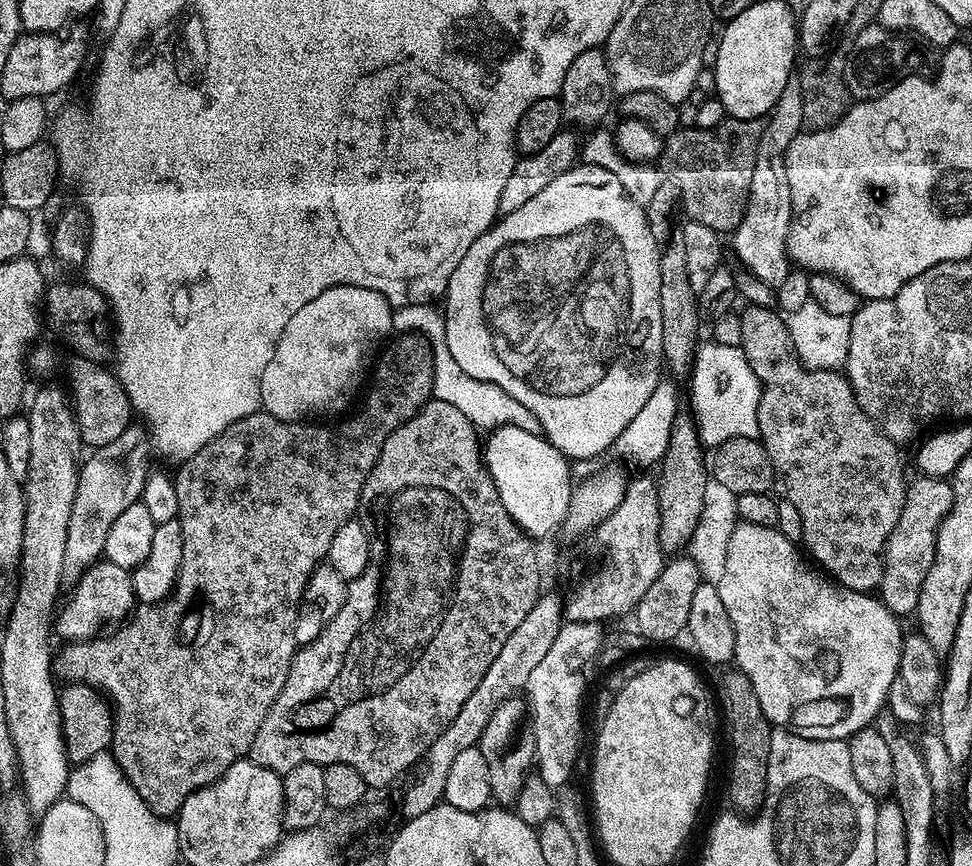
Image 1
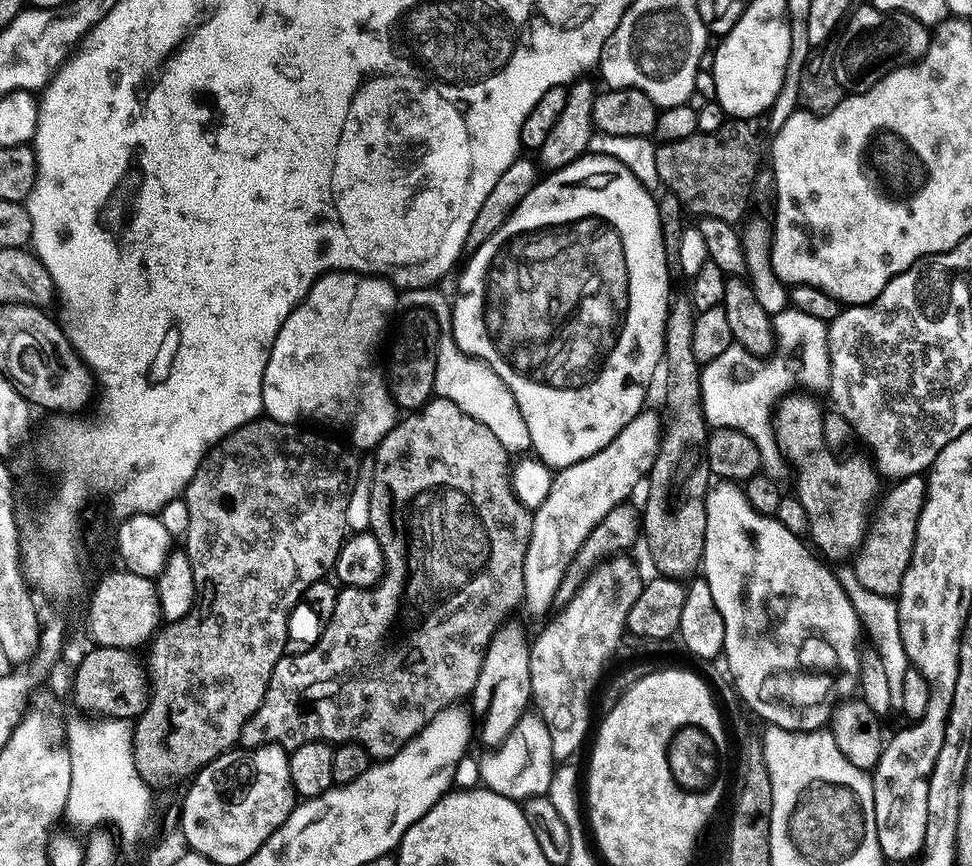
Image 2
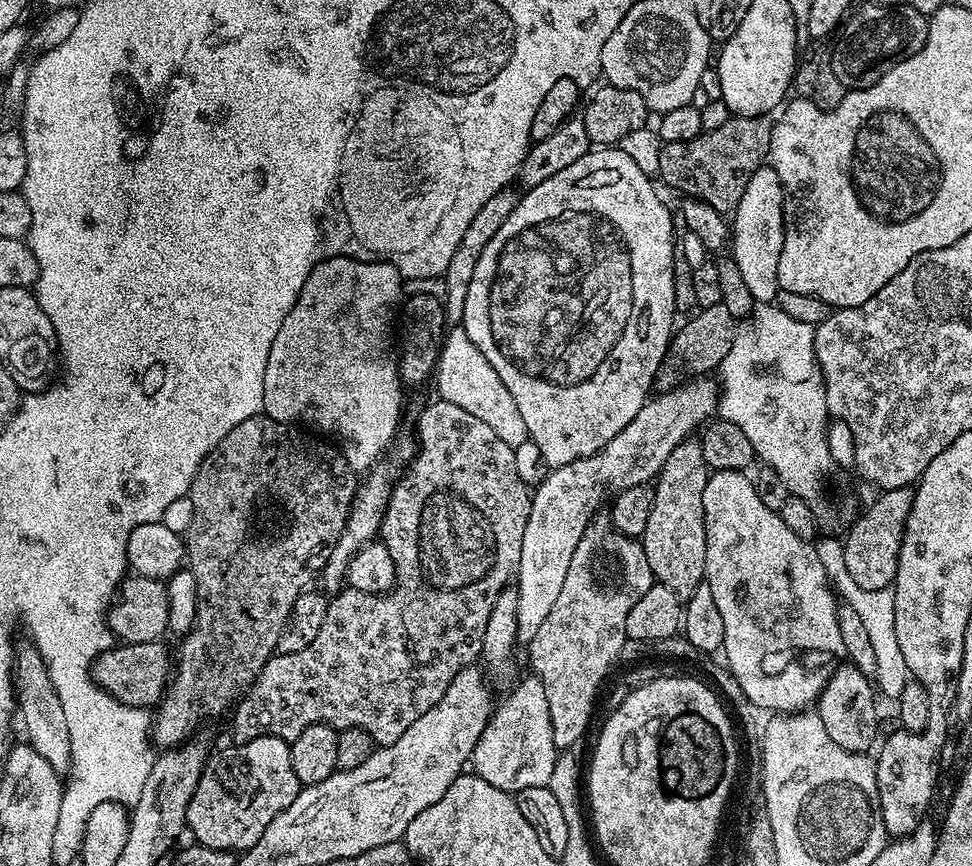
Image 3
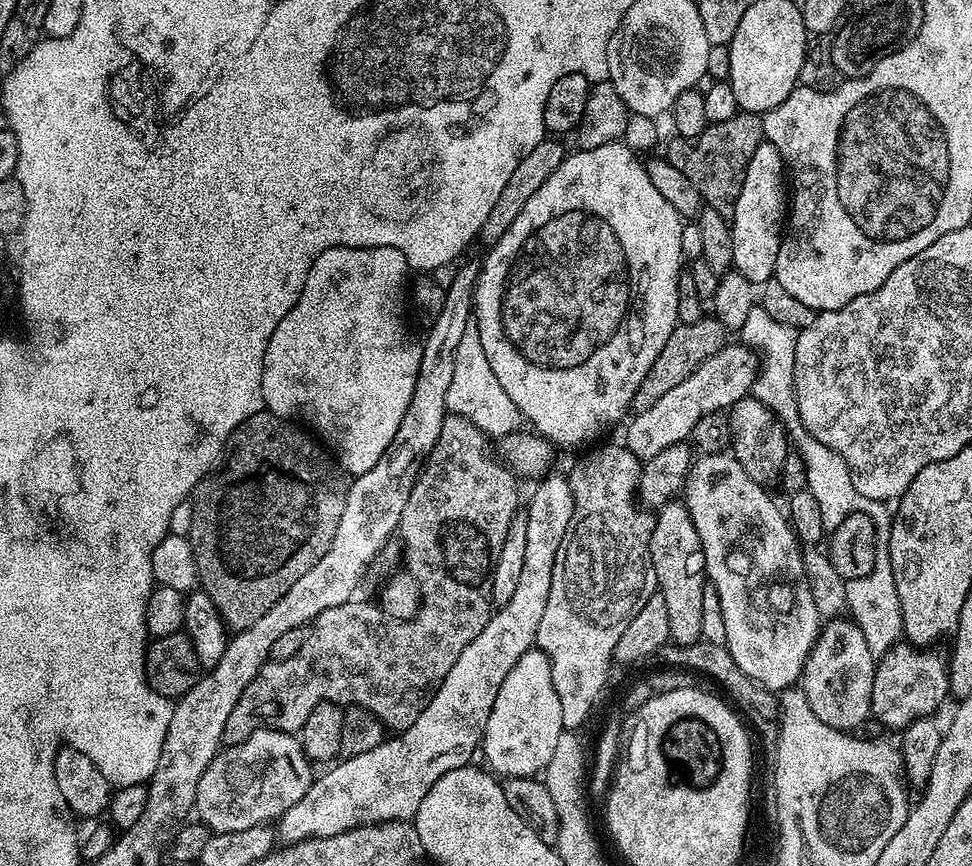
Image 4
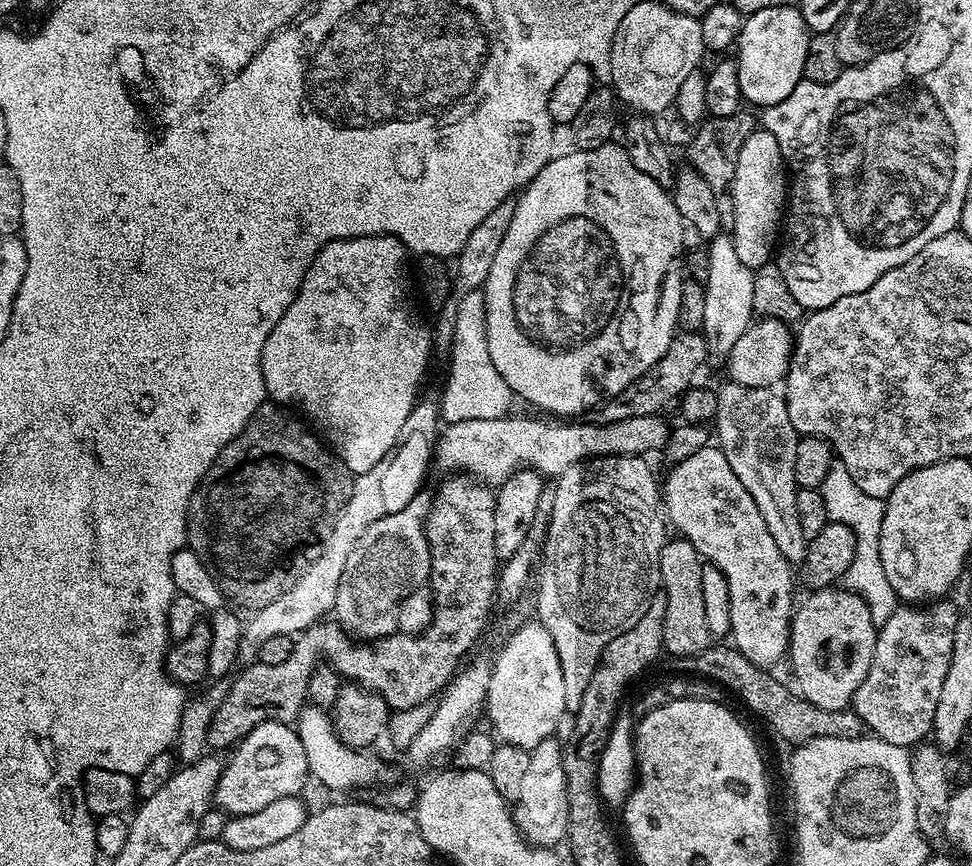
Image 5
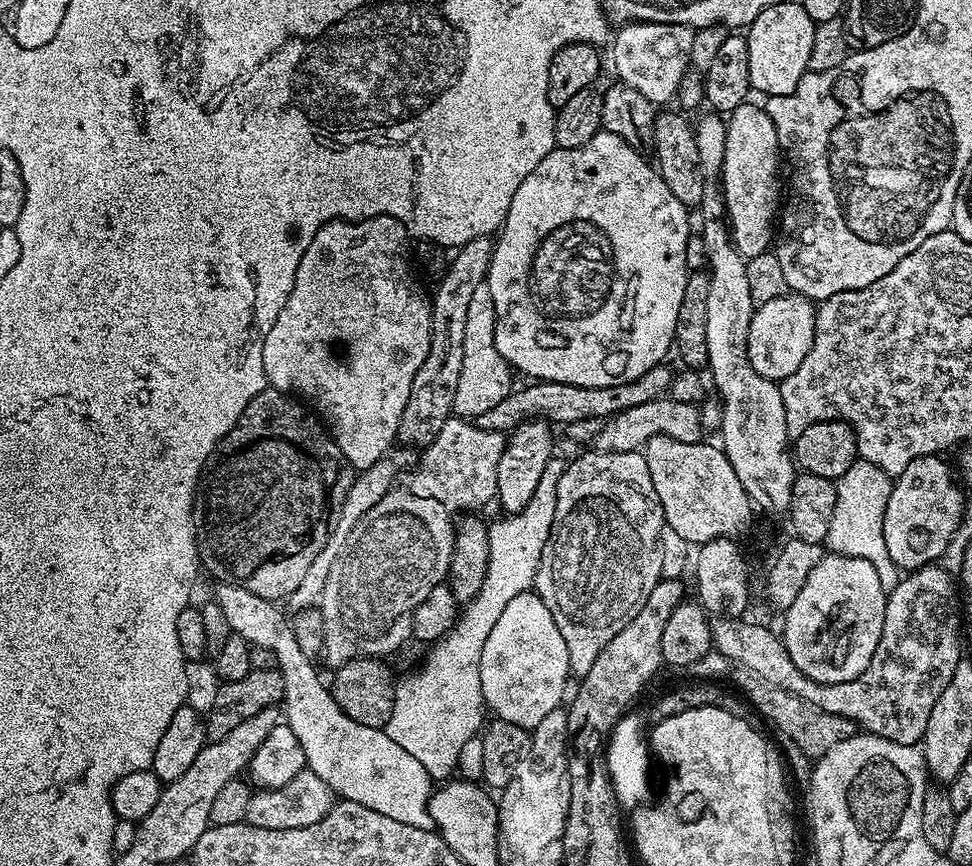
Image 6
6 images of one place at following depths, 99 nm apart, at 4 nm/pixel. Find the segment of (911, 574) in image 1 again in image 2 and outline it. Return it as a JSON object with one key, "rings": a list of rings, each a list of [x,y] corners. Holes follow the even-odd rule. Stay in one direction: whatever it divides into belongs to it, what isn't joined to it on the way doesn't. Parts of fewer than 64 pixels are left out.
{"rings":[[[919,475],[905,476],[893,484],[896,485],[889,492],[887,489],[879,501],[874,523],[866,533],[866,539],[855,557],[854,565],[856,564],[855,583],[859,587],[874,594],[896,598],[900,595],[902,580],[916,550],[916,531],[928,498],[928,482],[923,475]]]}

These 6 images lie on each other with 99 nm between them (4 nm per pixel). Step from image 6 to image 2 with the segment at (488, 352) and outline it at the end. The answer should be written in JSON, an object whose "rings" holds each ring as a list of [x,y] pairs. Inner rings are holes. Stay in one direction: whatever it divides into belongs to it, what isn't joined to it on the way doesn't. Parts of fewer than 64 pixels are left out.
{"rings":[[[444,322],[440,325],[440,345],[438,346],[438,366],[436,367],[435,395],[441,400],[454,402],[458,410],[470,414],[470,418],[478,418],[498,442],[502,442],[504,449],[510,454],[520,454],[523,448],[530,445],[530,430],[518,410],[512,397],[512,391],[502,382],[498,374],[490,365],[474,360],[471,356],[461,352],[456,340],[452,337],[451,323]]]}

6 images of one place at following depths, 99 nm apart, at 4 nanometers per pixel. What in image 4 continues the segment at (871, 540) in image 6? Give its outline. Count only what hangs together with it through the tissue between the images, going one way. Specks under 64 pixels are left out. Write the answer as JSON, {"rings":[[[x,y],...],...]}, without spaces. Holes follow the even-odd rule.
{"rings":[[[807,434],[795,437],[794,448],[806,466],[808,479],[807,491],[814,494],[818,506],[822,506],[822,522],[829,529],[836,528],[850,514],[861,512],[870,517],[876,527],[876,551],[880,553],[874,558],[874,570],[866,574],[866,578],[849,580],[846,584],[848,599],[847,615],[862,630],[862,638],[866,638],[866,646],[870,646],[873,656],[884,656],[896,644],[901,643],[904,636],[902,622],[902,606],[898,598],[898,586],[894,586],[894,570],[890,558],[884,554],[888,551],[888,540],[892,536],[893,513],[888,512],[889,505],[879,500],[871,500],[858,490],[854,490],[854,482],[850,478],[850,470],[844,459],[834,450],[830,450],[822,442]]]}

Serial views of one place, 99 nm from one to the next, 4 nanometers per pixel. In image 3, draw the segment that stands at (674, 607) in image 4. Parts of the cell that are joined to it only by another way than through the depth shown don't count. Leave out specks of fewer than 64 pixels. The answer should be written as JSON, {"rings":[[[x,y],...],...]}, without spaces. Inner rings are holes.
{"rings":[[[689,438],[674,446],[655,481],[650,518],[642,535],[653,581],[665,584],[681,598],[691,596],[692,591],[706,580],[706,522],[702,510],[702,490],[706,490],[709,475],[710,469],[702,458],[699,439]]]}

